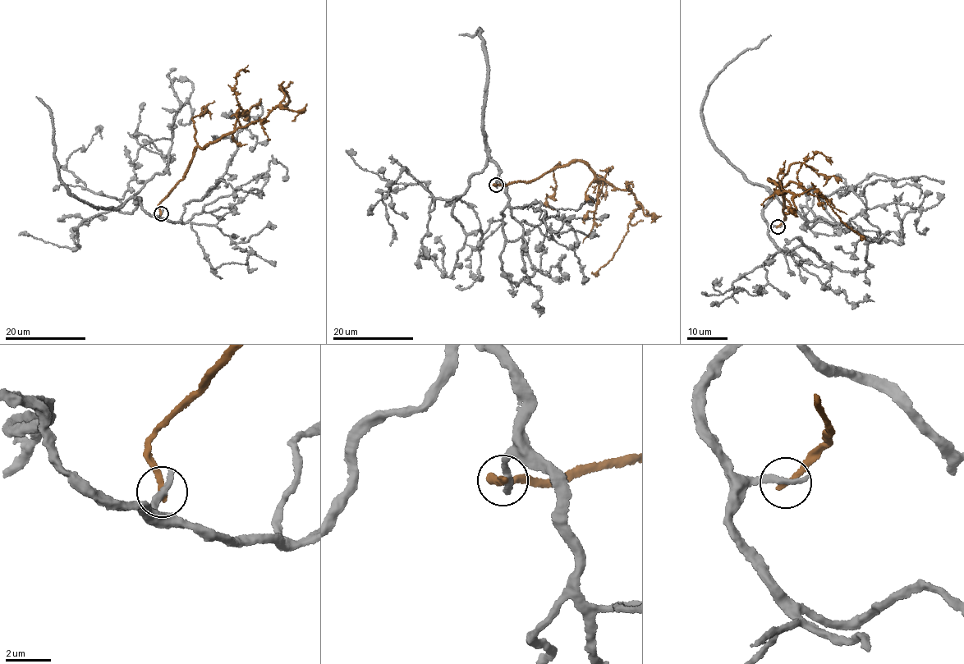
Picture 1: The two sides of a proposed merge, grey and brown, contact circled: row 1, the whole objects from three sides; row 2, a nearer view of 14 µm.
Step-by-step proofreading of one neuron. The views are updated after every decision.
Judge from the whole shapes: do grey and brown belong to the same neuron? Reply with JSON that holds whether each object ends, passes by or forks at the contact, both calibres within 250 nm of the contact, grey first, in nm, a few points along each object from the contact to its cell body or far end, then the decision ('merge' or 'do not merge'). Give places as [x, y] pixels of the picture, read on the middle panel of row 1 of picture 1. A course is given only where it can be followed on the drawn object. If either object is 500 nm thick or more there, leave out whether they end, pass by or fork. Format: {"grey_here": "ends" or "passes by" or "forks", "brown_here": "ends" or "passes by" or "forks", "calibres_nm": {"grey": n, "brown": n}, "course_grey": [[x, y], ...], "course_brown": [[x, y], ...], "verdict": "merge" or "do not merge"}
{"grey_here": "ends", "brown_here": "ends", "calibres_nm": {"grey": 360, "brown": 280}, "course_grey": [[496, 185], [488, 158], [456, 201], [452, 217], [466, 233], [502, 225], [465, 266]], "course_brown": [[495, 185], [527, 182], [579, 161], [596, 177], [633, 194], [640, 208], [613, 256], [591, 272]], "verdict": "do not merge"}

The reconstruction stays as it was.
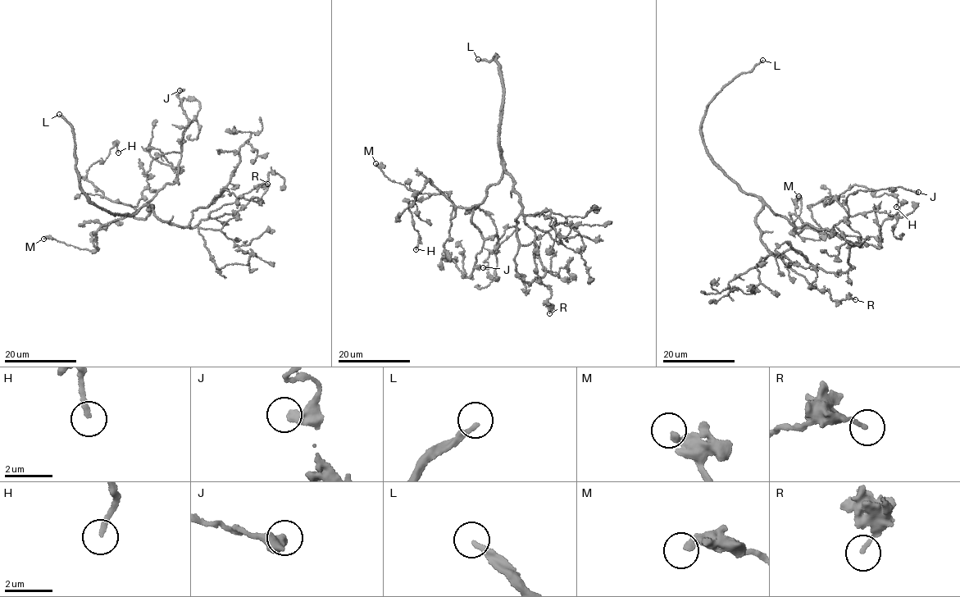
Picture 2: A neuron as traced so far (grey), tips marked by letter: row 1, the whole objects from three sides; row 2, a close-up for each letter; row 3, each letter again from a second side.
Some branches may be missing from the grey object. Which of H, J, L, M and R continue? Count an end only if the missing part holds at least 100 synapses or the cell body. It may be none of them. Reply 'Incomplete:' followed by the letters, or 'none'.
Incomplete: L

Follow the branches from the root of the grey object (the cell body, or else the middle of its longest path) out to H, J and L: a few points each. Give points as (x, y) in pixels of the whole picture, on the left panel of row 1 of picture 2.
H: (153, 211), (152, 205), (147, 218), (134, 217), (134, 207), (87, 181), (90, 166), (116, 143), (118, 152)
J: (153, 211), (147, 202), (179, 174), (180, 139), (188, 121), (179, 90)
L: (153, 211), (146, 205), (132, 216), (116, 215), (89, 201), (81, 187), (76, 166), (72, 129), (59, 114)

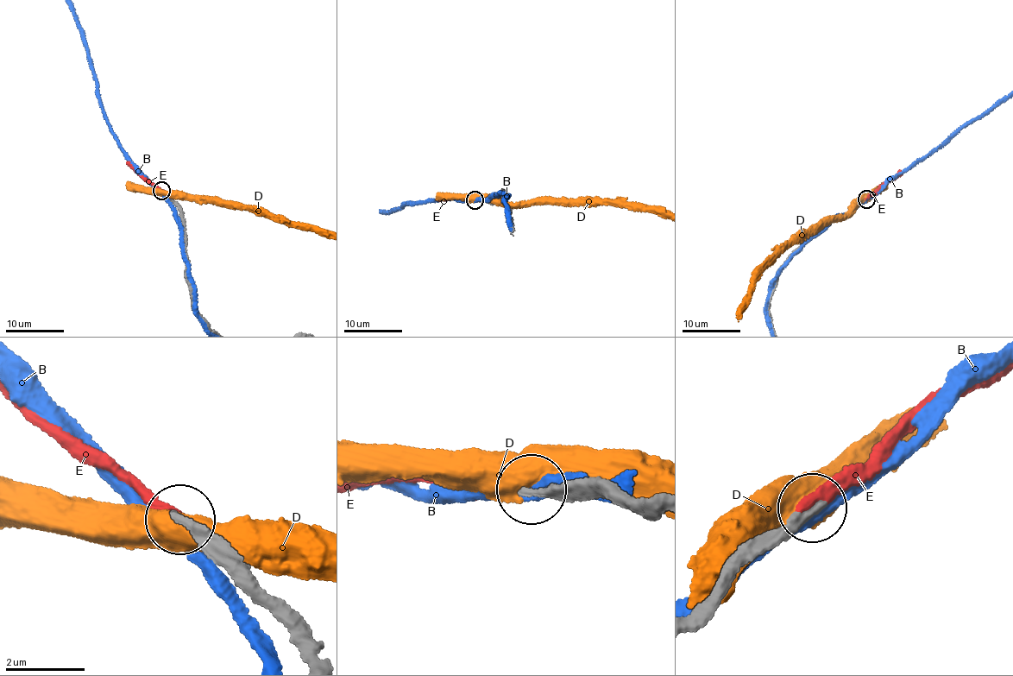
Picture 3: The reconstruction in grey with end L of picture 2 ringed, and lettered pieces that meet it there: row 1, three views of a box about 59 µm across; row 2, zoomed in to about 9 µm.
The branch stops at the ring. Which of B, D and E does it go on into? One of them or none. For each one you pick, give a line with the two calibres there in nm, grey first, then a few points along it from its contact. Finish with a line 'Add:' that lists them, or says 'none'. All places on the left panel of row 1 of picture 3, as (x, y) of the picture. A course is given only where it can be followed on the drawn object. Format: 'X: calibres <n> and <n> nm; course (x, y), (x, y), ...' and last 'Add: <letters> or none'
E: calibres 320 and 280 nm; course (162, 191), (143, 180), (127, 161)
Add: E

